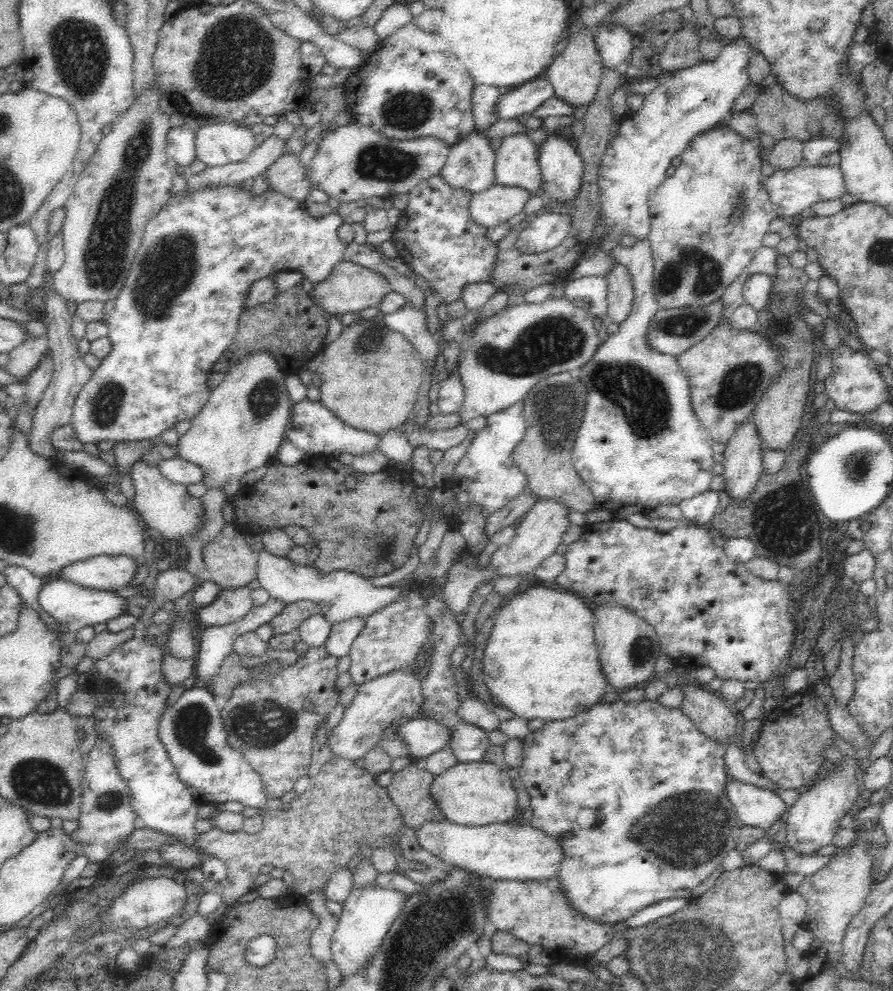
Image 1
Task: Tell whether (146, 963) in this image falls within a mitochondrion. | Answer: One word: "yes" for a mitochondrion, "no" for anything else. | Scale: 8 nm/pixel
no

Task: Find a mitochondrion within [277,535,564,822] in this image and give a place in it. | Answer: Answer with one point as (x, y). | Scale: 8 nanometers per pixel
(377, 550)

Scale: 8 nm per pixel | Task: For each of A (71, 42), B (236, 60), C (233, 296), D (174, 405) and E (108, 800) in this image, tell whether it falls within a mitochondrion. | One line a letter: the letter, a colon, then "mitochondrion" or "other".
A: mitochondrion
B: mitochondrion
C: other
D: other
E: mitochondrion

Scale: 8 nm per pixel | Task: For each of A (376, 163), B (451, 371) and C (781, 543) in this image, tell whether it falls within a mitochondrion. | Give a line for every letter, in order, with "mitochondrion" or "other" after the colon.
A: mitochondrion
B: other
C: mitochondrion

